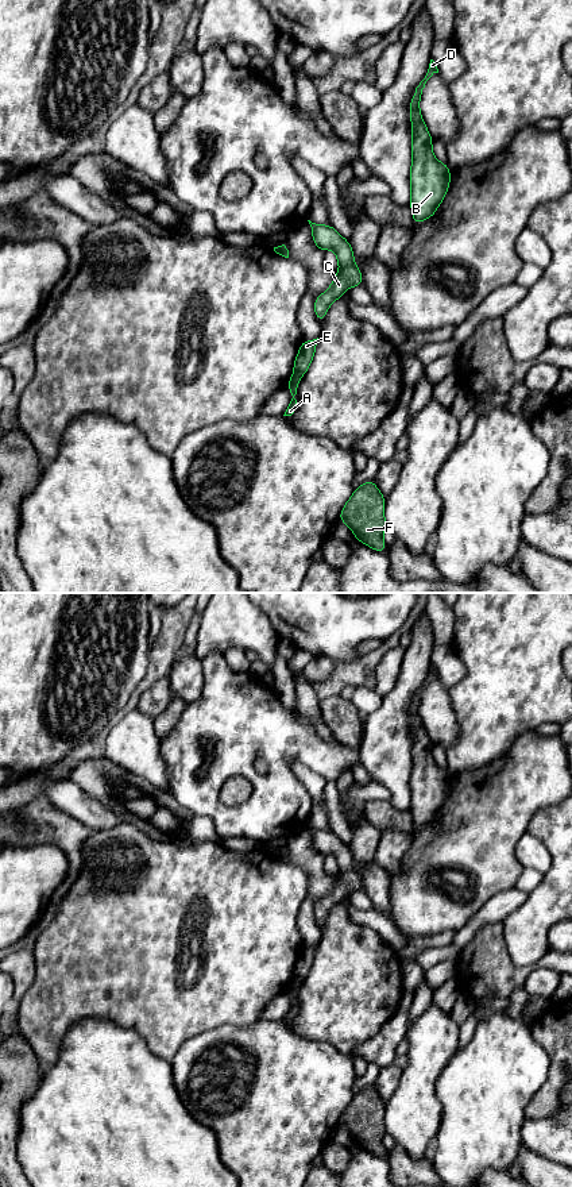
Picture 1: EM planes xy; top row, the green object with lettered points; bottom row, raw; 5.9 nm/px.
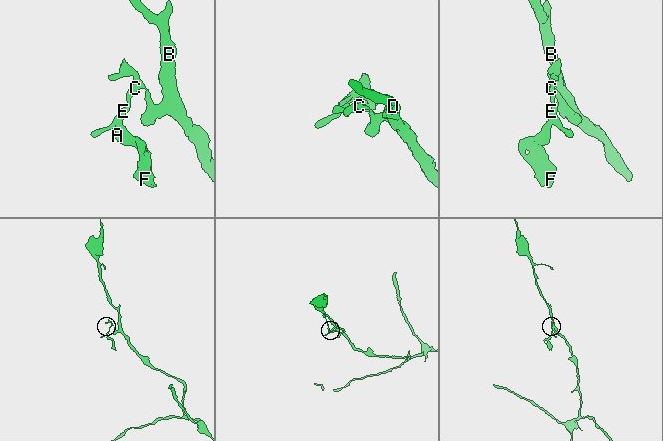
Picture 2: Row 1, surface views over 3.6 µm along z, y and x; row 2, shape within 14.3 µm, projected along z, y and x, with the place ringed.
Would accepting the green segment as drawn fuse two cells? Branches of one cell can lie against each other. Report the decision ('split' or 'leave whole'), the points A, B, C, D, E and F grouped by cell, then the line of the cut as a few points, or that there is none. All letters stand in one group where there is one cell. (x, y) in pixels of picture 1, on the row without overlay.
split; A F / B C D E; cut in xy along (293, 979), (301, 981)

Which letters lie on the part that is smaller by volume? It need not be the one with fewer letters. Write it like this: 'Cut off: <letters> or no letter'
Cut off: A, F

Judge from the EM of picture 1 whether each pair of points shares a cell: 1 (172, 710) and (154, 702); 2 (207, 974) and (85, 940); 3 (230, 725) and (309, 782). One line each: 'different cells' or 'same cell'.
1: same cell
2: same cell
3: different cells

